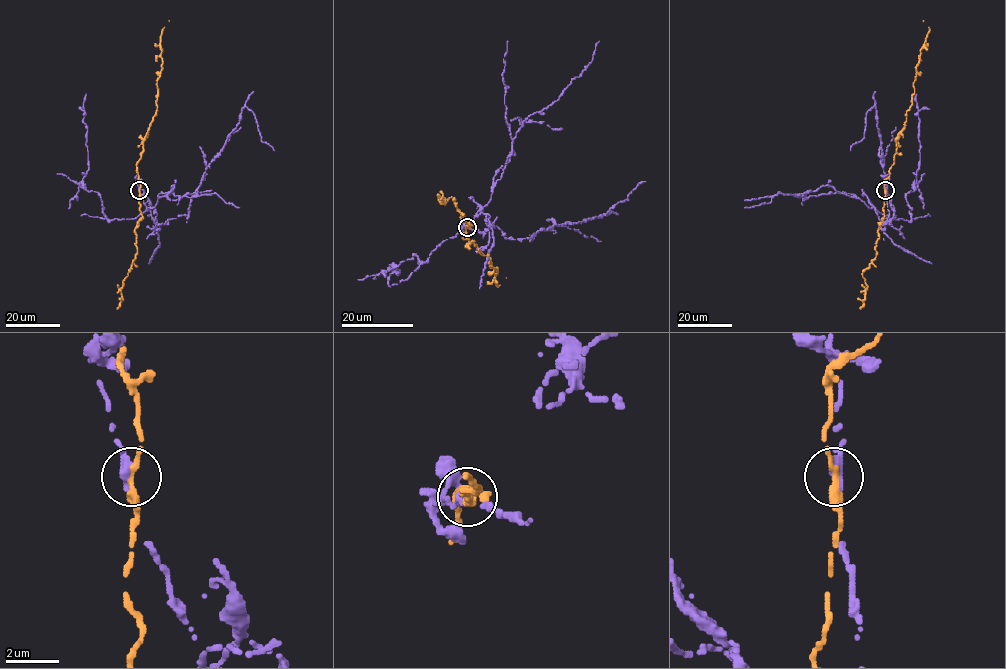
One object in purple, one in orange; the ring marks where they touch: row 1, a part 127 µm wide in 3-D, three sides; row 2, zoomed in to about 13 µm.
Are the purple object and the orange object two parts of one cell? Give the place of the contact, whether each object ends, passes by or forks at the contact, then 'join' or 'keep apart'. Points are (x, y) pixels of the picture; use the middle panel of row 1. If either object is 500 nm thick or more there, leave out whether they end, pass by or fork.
(467, 227) | purple ends | orange ends | keep apart

